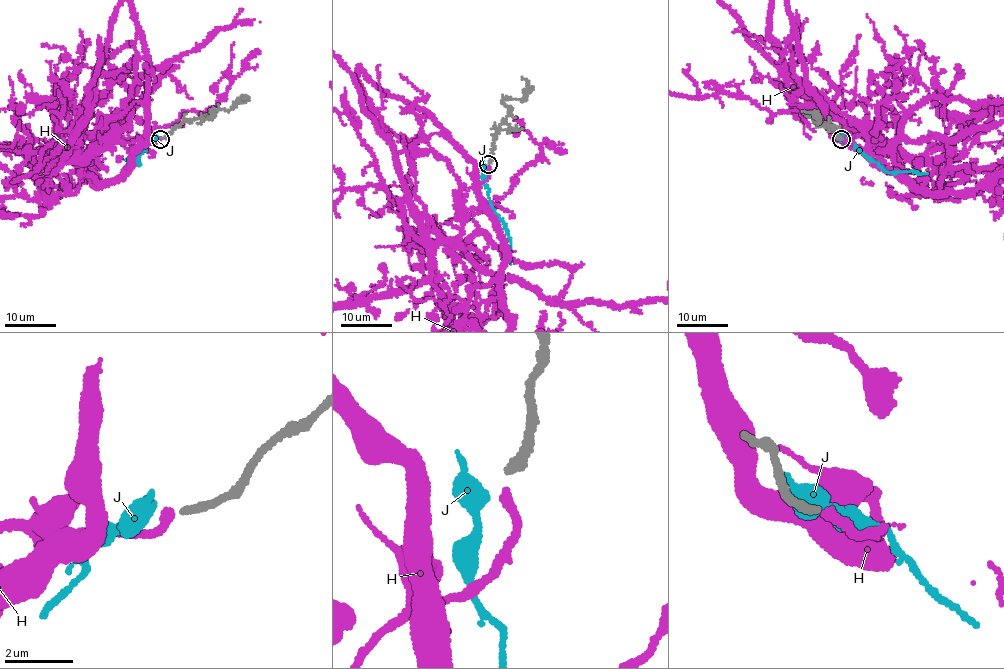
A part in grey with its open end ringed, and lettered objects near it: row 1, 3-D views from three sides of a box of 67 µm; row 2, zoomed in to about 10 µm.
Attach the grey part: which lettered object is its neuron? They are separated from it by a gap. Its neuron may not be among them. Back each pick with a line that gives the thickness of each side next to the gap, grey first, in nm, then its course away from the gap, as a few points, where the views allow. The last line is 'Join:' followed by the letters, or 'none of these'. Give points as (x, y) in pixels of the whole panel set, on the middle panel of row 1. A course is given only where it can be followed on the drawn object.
H: Thickness 260 nm (grey) against 280 nm
Join: H

